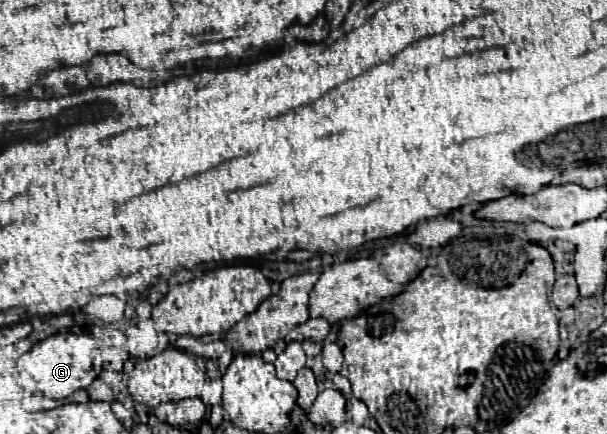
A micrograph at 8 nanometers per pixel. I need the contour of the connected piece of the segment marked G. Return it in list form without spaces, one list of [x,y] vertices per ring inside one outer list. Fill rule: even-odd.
[[[57,333],[43,341],[37,341],[31,351],[19,357],[17,365],[19,383],[25,395],[51,401],[61,401],[79,389],[87,389],[105,371],[101,359],[101,343],[87,333]]]

